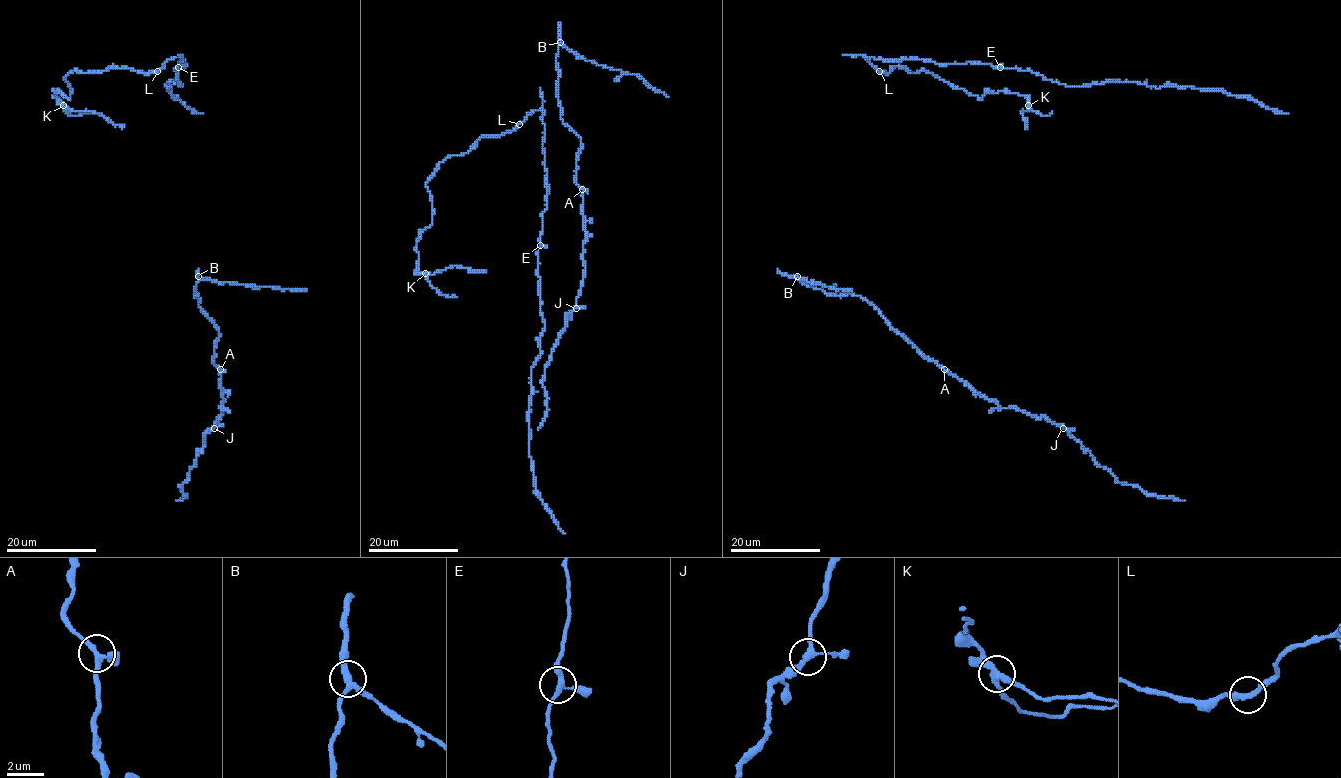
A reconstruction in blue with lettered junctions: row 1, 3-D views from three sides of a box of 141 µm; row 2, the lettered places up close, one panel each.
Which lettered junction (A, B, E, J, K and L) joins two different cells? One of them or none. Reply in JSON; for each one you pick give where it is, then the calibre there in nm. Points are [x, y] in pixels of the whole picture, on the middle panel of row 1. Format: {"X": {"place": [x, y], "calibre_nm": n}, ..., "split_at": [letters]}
{"K": {"place": [425, 273], "calibre_nm": 280}, "split_at": ["K"]}

